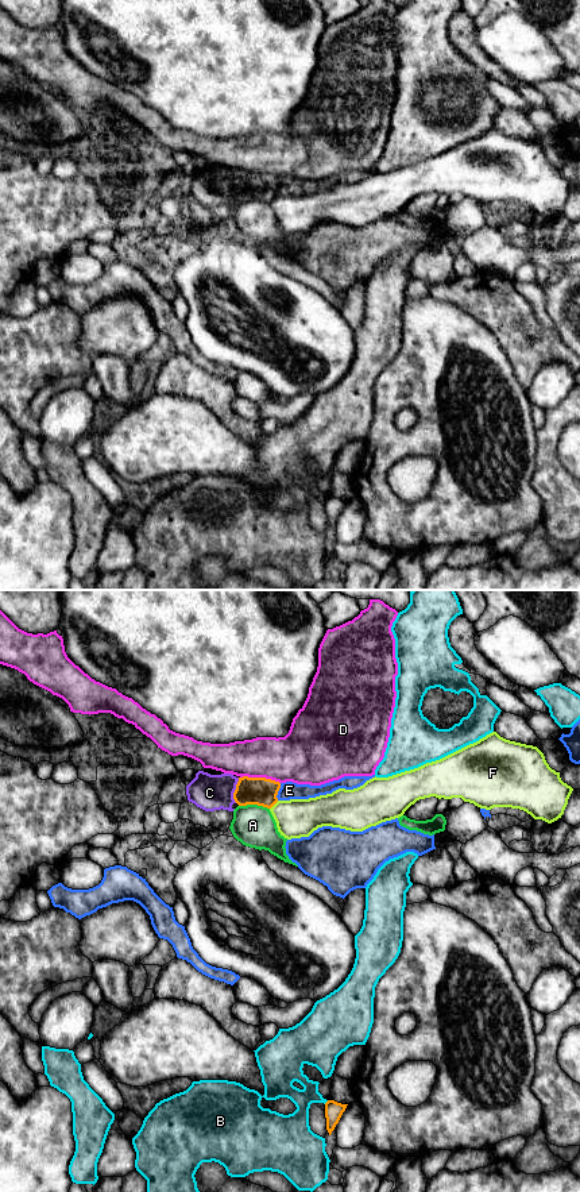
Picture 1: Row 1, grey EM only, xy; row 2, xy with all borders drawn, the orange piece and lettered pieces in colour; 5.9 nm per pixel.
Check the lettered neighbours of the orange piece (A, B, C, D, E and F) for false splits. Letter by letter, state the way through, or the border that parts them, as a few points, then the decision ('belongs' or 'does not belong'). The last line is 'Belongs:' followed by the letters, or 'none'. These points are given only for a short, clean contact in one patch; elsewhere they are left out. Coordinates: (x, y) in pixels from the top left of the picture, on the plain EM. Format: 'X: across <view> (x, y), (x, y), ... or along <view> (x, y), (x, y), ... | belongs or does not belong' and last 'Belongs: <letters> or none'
A: does not belong
B: does not belong
C: across xy (260, 186), (235, 185), (209, 188) | belongs
D: does not belong
E: along xy (281, 178), (277, 195) | does not belong
F: does not belong
Belongs: C

